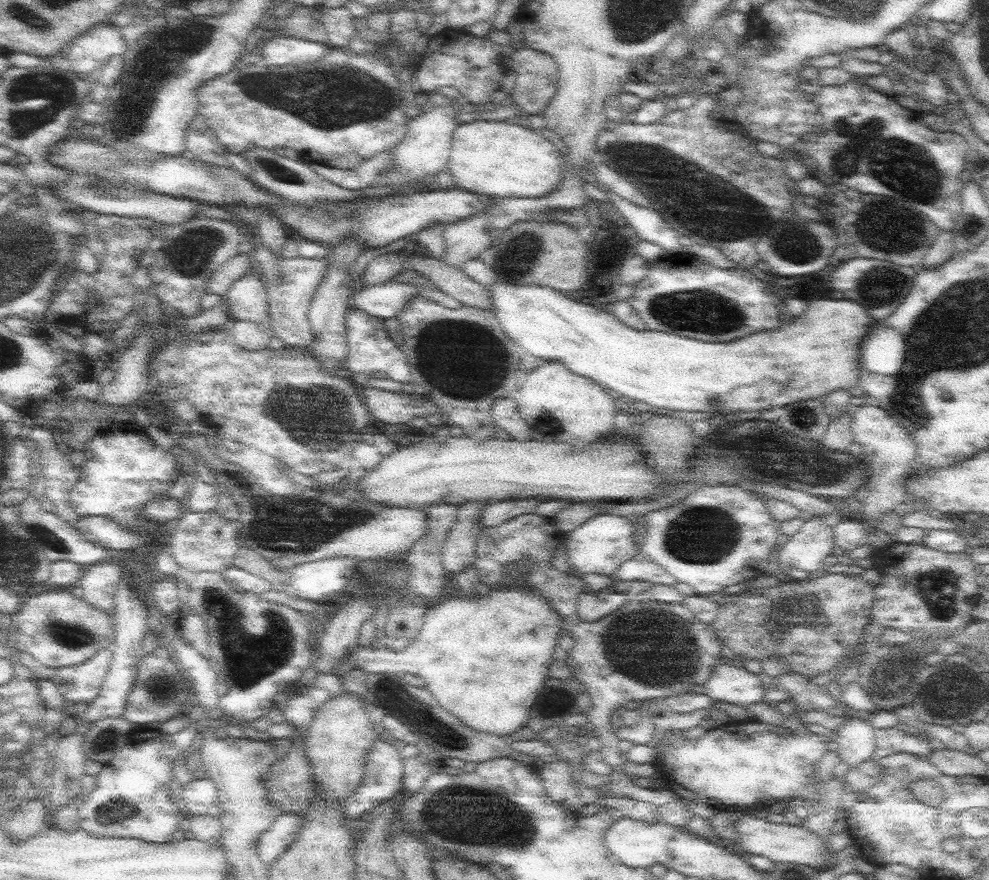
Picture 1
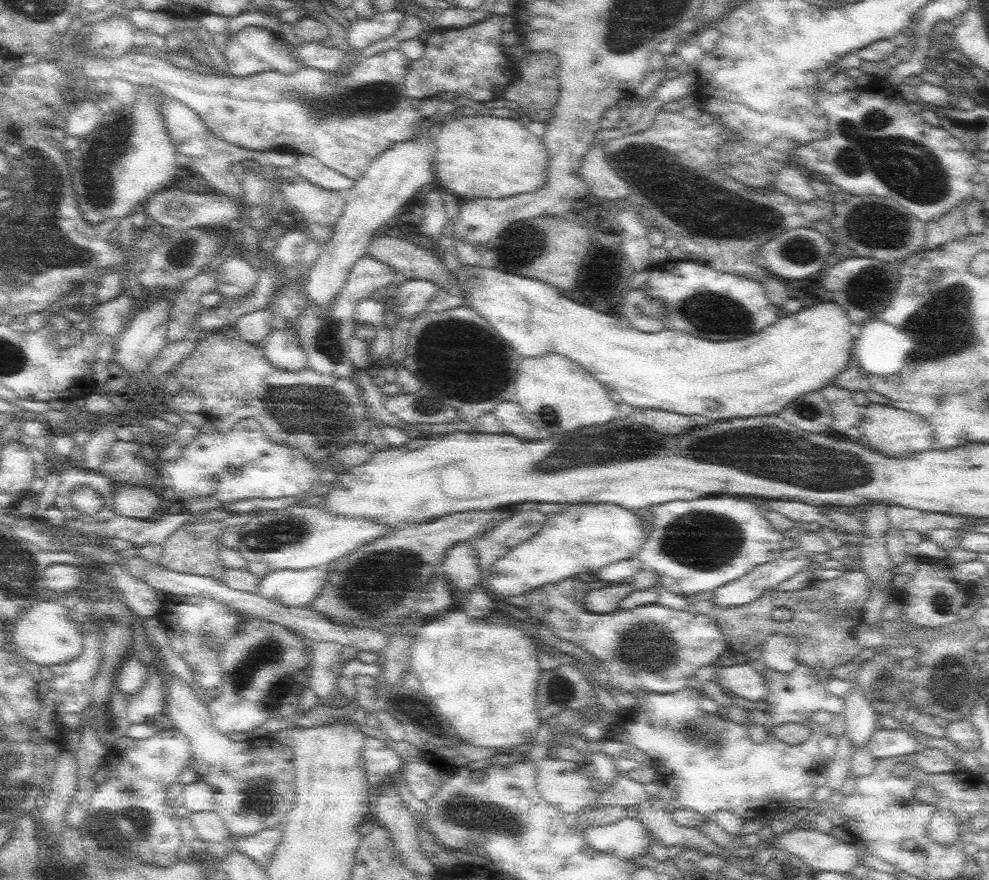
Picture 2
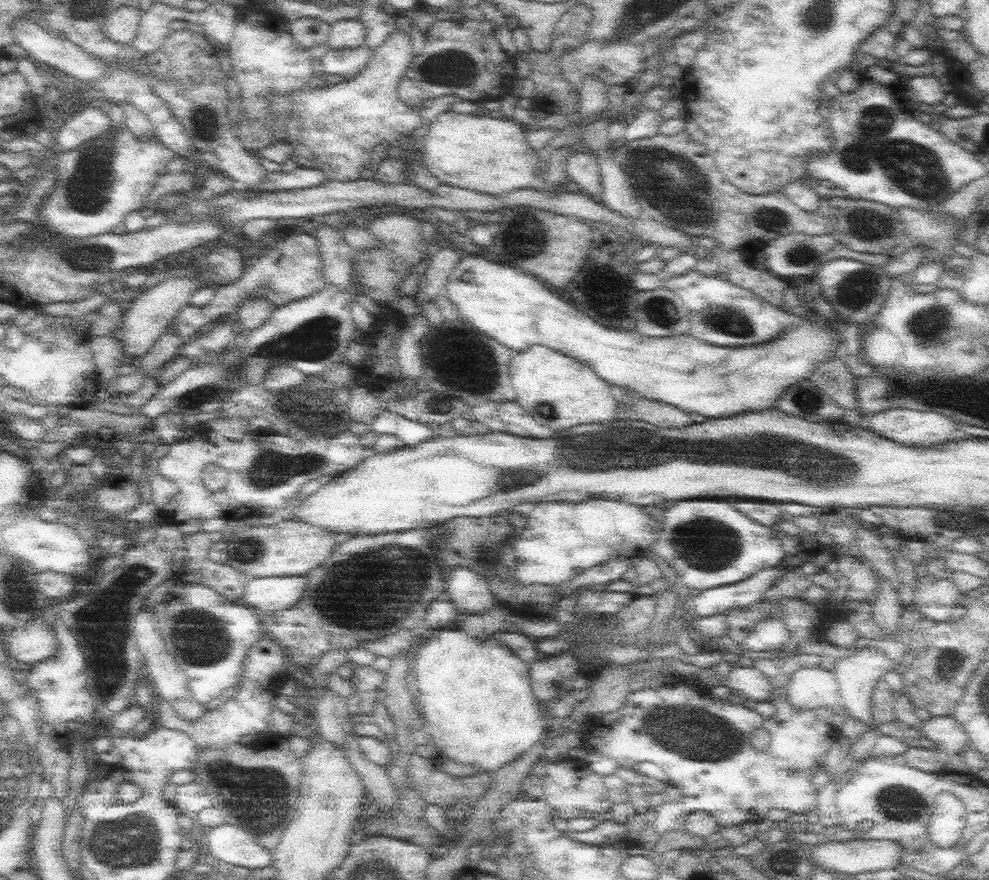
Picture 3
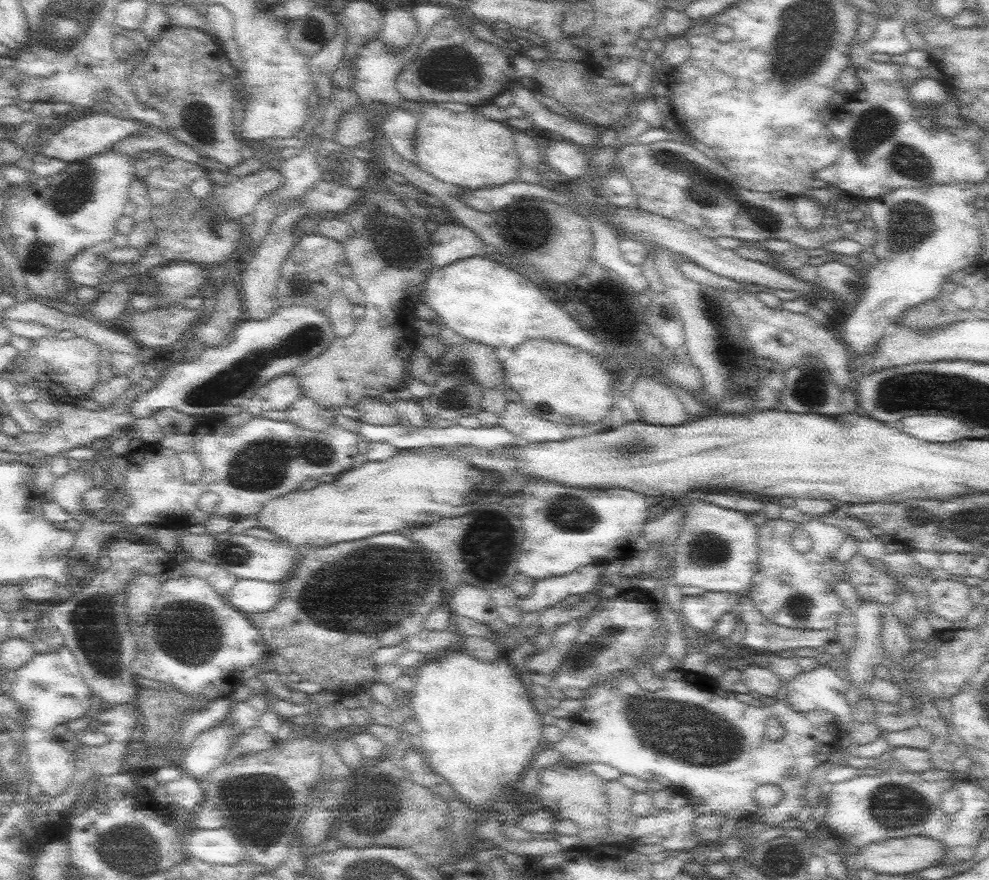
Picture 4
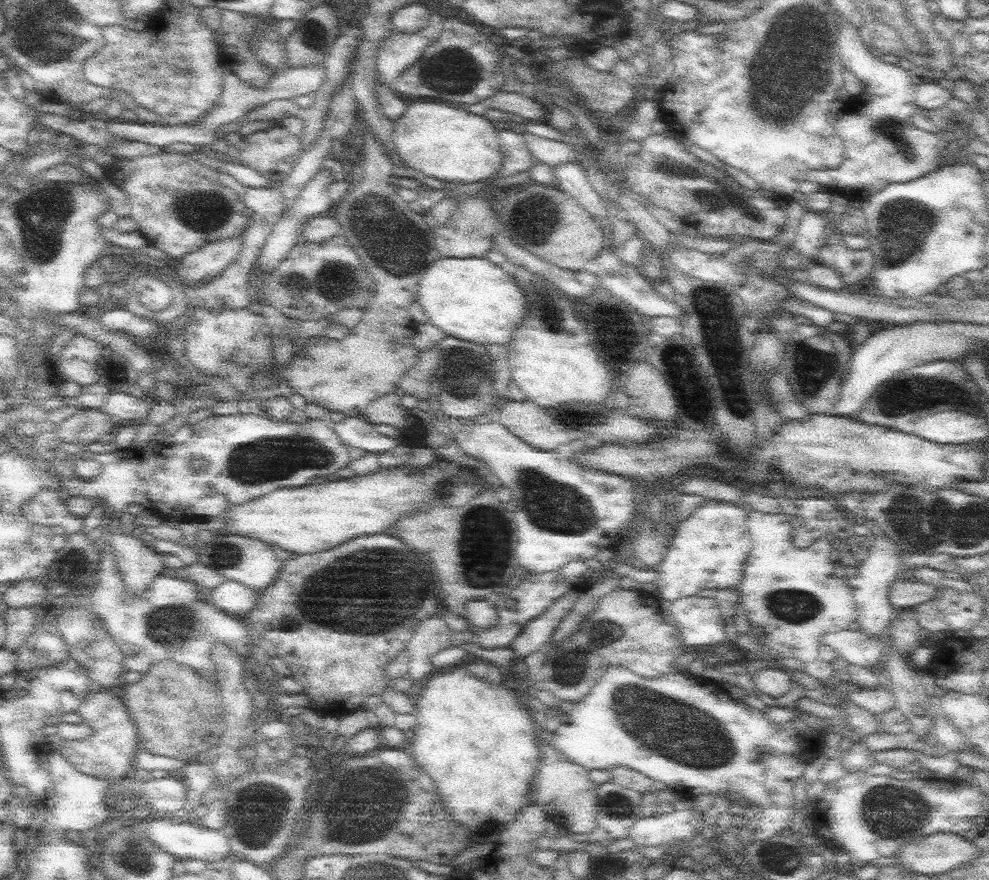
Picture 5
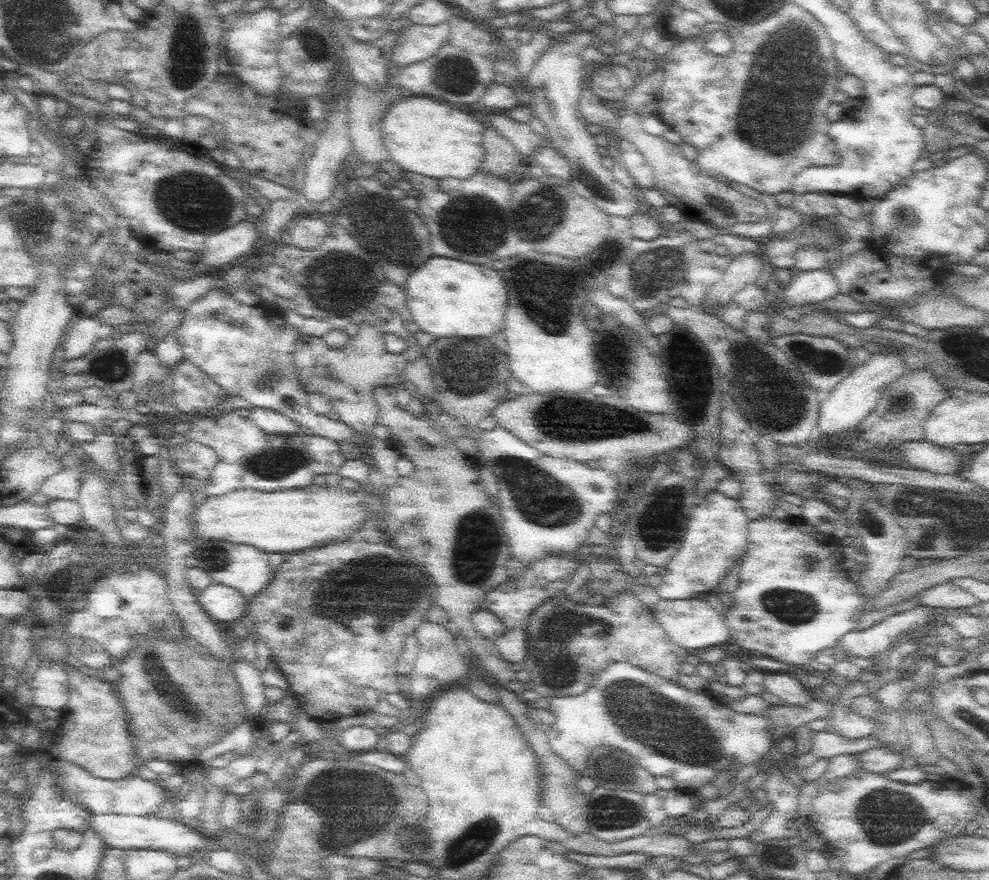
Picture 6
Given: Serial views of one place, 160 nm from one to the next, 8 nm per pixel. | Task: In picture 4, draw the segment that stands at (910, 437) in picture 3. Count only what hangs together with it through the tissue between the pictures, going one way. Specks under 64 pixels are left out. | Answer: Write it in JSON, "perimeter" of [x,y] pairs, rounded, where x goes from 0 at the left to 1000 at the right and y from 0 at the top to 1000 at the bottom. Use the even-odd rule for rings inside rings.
{"perimeter":[[[916,473],[910,488],[920,495],[942,503],[965,503],[973,498],[983,498],[981,486],[963,473]]]}

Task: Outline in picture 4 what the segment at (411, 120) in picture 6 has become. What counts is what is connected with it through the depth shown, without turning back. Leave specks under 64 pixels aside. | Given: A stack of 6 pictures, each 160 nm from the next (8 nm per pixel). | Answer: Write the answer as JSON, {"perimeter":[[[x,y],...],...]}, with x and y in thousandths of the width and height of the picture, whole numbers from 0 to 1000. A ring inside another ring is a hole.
{"perimeter":[[[429,123],[420,150],[422,184],[429,195],[464,214],[497,214],[524,206],[527,182],[521,165],[521,149],[511,138],[493,135],[487,127]]]}

